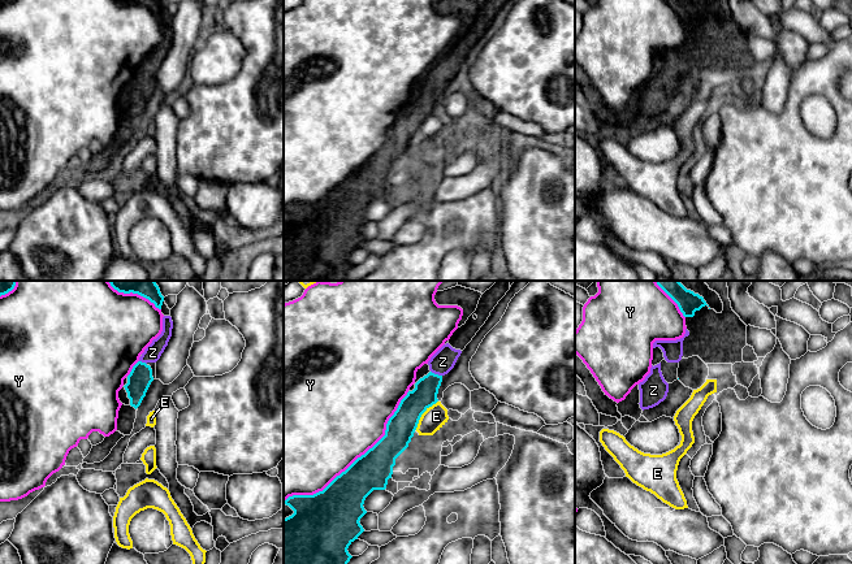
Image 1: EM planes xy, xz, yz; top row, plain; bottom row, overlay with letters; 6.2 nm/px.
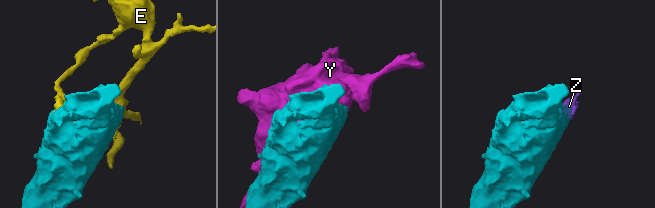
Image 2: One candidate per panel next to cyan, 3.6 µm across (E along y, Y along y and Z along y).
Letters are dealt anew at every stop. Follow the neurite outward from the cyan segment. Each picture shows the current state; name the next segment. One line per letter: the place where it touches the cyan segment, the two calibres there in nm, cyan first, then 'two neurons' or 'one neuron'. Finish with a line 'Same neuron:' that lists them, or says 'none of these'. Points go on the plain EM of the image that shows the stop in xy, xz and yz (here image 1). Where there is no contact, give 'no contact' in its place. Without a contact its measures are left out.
E: meets cyan in xz at (422, 122); 180 nm thick on the cyan side, 140 nm on the other; two neurons
Y: meets cyan in xz at (357, 168); 240 nm thick on the cyan side, 500 nm on the other; two neurons
Z: meets cyan in xz at (436, 83); 160 nm thick on the cyan side, 150 nm on the other; one neuron
Same neuron: Z

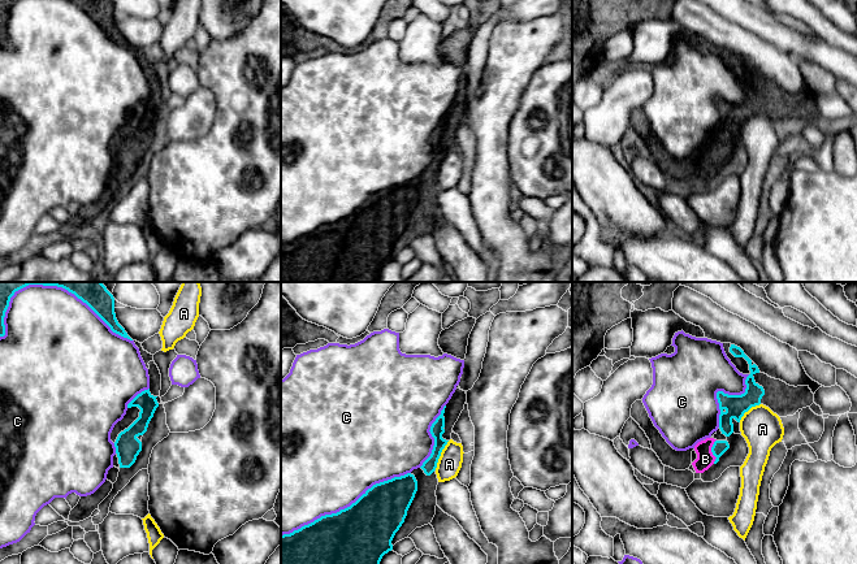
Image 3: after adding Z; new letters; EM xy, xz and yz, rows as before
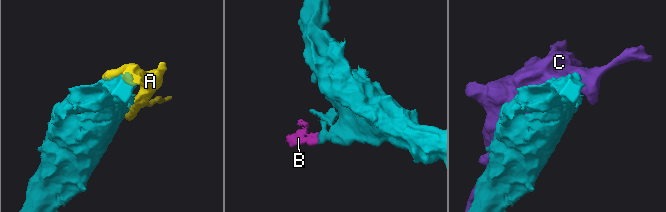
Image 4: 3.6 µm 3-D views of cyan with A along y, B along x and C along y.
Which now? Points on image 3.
A: meets cyan in xz at (440, 164); 90 nm thick on the cyan side, 150 nm on the other; two neurons
B: meets cyan in yz at (711, 160); 90 nm thick on the cyan side, 110 nm on the other; one neuron
C: meets cyan in xz at (345, 217); 460 nm thick on the cyan side, 480 nm on the other; two neurons
Same neuron: B

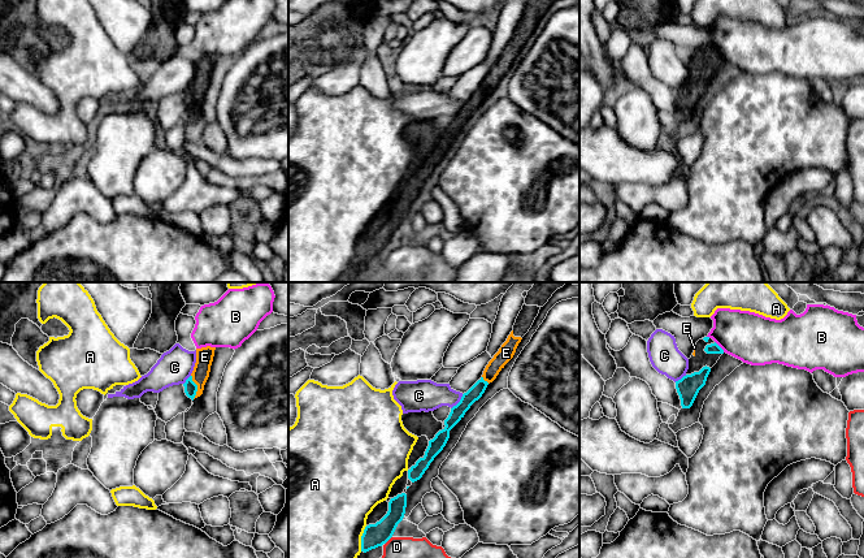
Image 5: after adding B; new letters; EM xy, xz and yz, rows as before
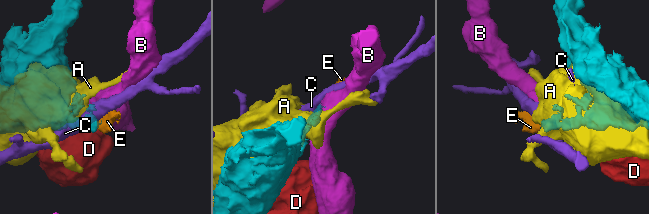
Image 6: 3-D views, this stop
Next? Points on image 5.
A: meets cyan in xz at (361, 247); 140 nm thick on the cyan side, 500 nm on the other; two neurons
B: meets cyan in yz at (719, 55); 60 nm thick on the cyan side, 300 nm on the other; two neurons
C: meets cyan in xz at (459, 111); 90 nm thick on the cyan side, 190 nm on the other; two neurons
D: meets cyan in xz at (389, 247); 140 nm thick on the cyan side, 420 nm on the other; two neurons
E: meets cyan in xy at (196, 95); 80 nm thick on the cyan side, 110 nm on the other; one neuron
Same neuron: E

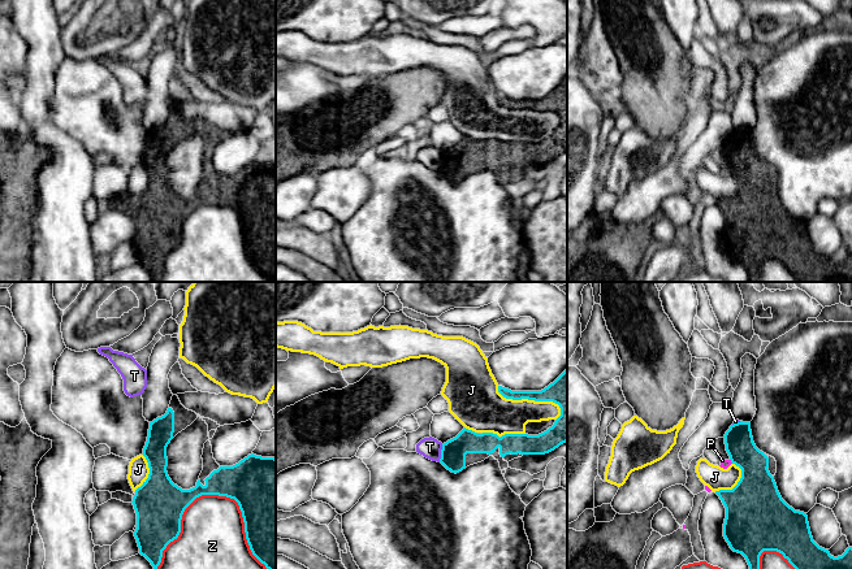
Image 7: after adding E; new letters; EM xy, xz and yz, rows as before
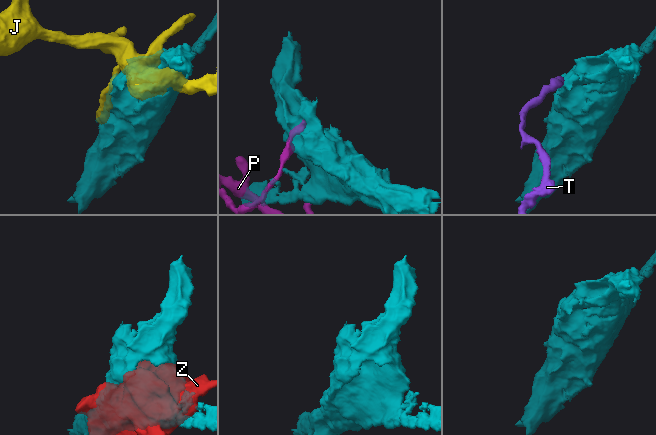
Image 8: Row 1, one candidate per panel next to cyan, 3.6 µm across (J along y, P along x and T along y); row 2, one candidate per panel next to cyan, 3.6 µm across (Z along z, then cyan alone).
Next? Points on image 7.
J: meets cyan in xz at (531, 108); 200 nm thick on the cyan side, 240 nm on the other; two neurons
P: meets cyan in yz at (731, 170); 260 nm thick on the cyan side, 60 nm on the other; two neurons
T: meets cyan in xz at (441, 163); 160 nm thick on the cyan side, 130 nm on the other; two neurons
Z: meets cyan in xy at (215, 203); 320 nm thick on the cyan side, 400 nm on the other; two neurons
Same neuron: none of these

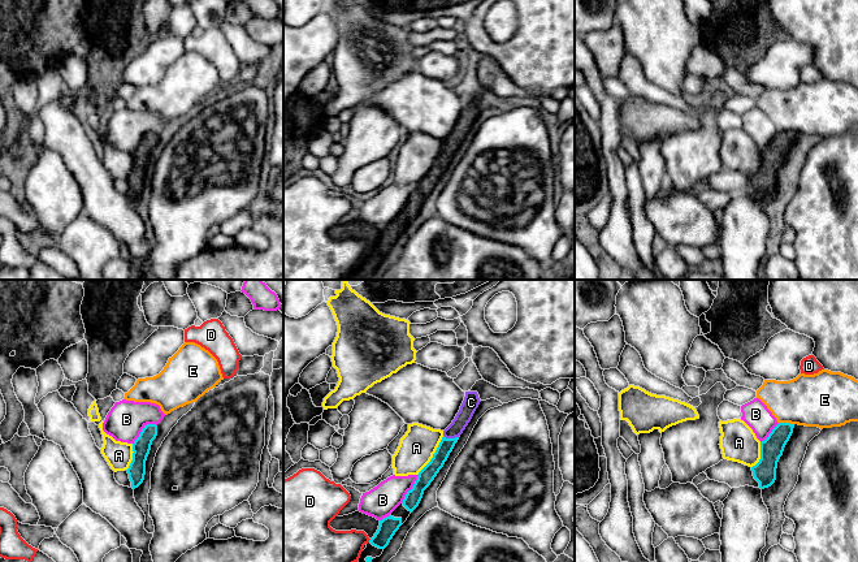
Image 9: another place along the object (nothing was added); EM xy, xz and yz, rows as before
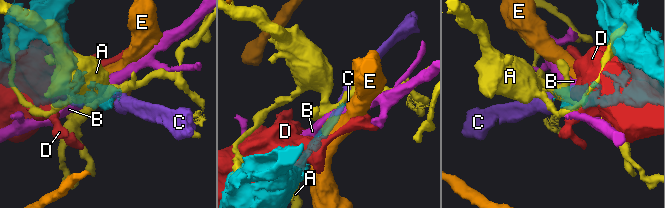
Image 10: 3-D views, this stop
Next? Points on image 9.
A: meets cyan in xz at (433, 164); 100 nm thick on the cyan side, 220 nm on the other; two neurons
B: meets cyan in xy at (142, 138); 110 nm thick on the cyan side, 240 nm on the other; two neurons
C: meets cyan in xz at (451, 147); 90 nm thick on the cyan side, 90 nm on the other; one neuron
D: meets cyan in xz at (369, 249); 120 nm thick on the cyan side, 280 nm on the other; two neurons
E: meets cyan in yz at (787, 132); 140 nm thick on the cyan side, 320 nm on the other; two neurons
Same neuron: C

